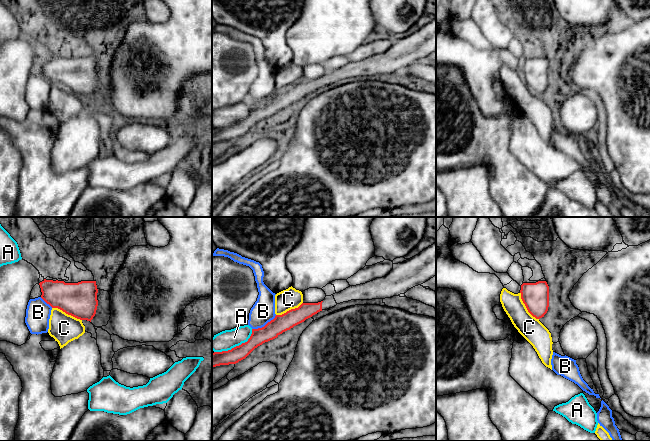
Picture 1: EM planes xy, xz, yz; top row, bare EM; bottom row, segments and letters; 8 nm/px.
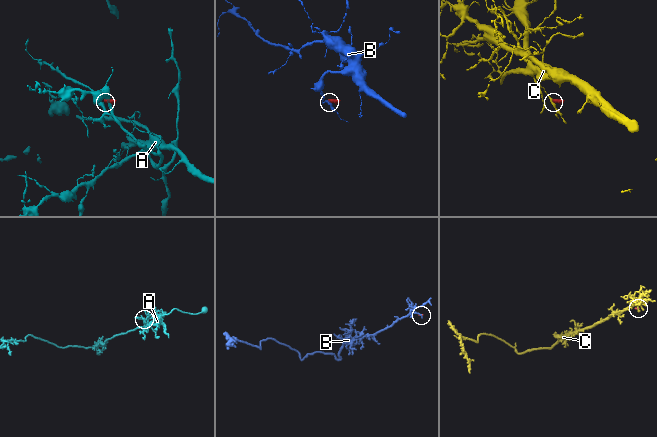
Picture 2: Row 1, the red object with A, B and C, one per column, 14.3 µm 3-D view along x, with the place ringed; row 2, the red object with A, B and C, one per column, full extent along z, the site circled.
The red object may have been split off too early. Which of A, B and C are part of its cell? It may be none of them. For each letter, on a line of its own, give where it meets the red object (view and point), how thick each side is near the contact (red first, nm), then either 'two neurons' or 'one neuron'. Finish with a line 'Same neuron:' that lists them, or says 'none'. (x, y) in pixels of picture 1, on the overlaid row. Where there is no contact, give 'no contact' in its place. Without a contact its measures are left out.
A: xz (236, 346) | 130/160 nm | two neurons
B: xz (265, 325) | 140/190 nm | two neurons
C: xy (67, 313) | 280/240 nm | two neurons
Same neuron: none

